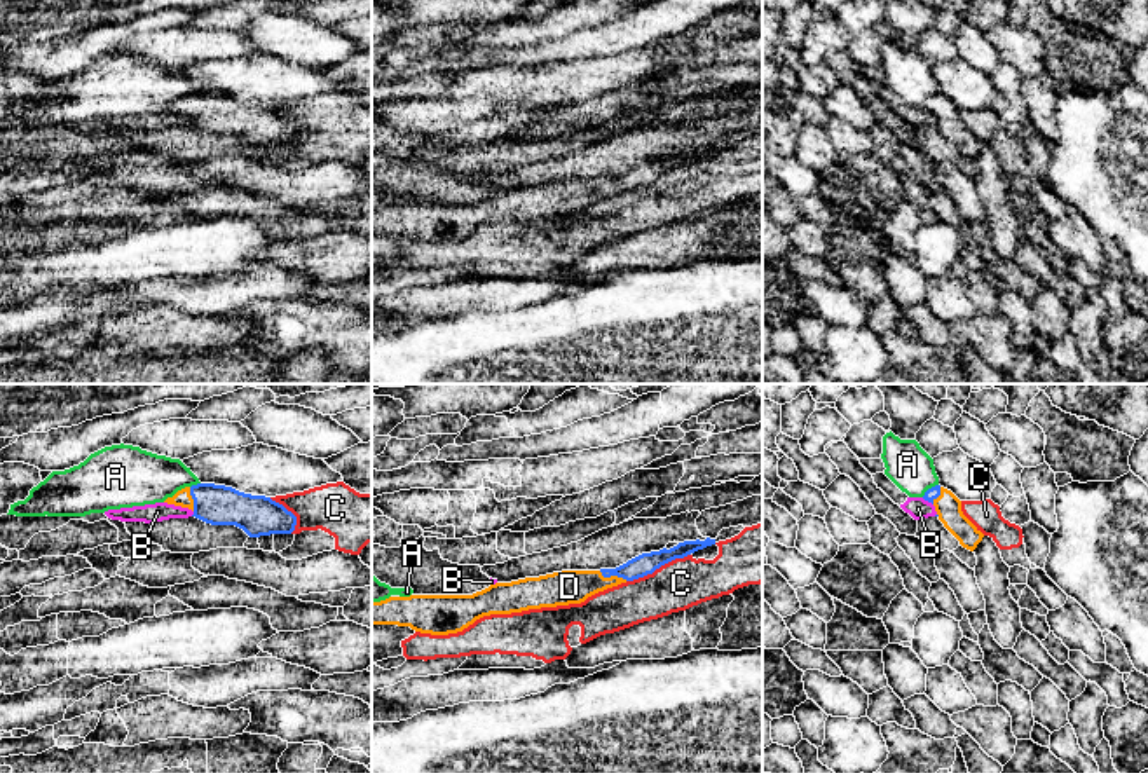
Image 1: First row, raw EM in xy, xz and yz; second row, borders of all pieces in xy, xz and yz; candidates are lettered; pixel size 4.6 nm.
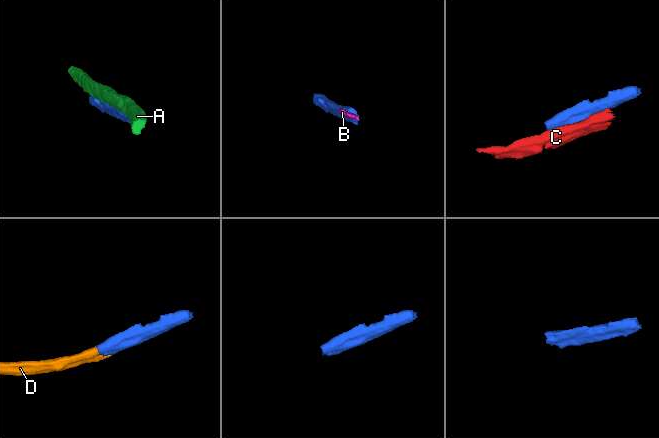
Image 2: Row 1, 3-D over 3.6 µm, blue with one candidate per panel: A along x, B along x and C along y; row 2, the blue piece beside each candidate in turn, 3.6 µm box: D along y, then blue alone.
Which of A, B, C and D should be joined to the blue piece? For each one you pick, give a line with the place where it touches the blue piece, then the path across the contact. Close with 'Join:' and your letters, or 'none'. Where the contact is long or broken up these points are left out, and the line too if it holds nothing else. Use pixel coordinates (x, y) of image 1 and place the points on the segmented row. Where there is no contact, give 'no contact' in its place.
D: meets blue in xz at (613, 574); runs through xz (644, 564), (621, 574), (613, 574), (569, 587)
Join: D

